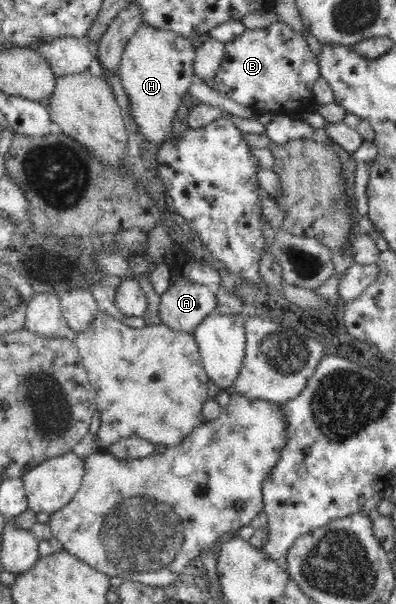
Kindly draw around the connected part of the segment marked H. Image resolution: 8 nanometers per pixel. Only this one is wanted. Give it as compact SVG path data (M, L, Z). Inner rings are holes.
M142 25L126 44L118 74L128 95L135 125L149 143L160 145L169 137L181 99L196 81L192 70L196 51L192 40L148 25Z

